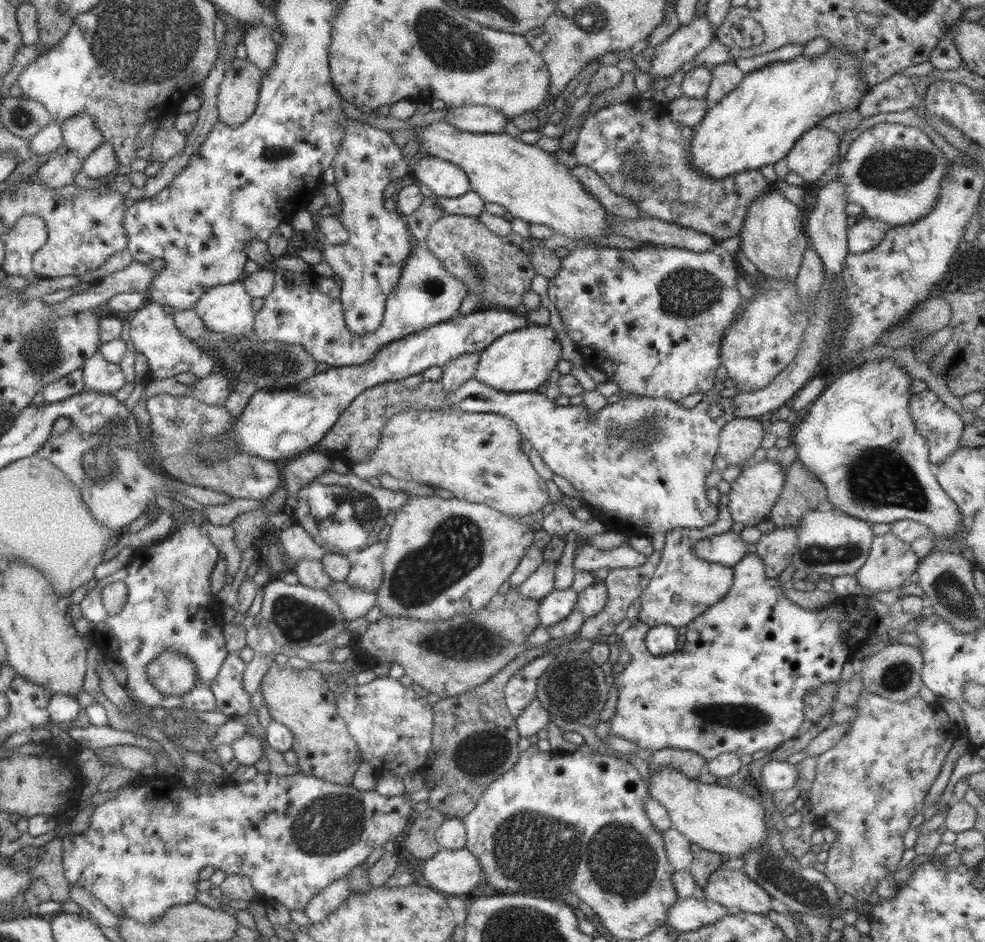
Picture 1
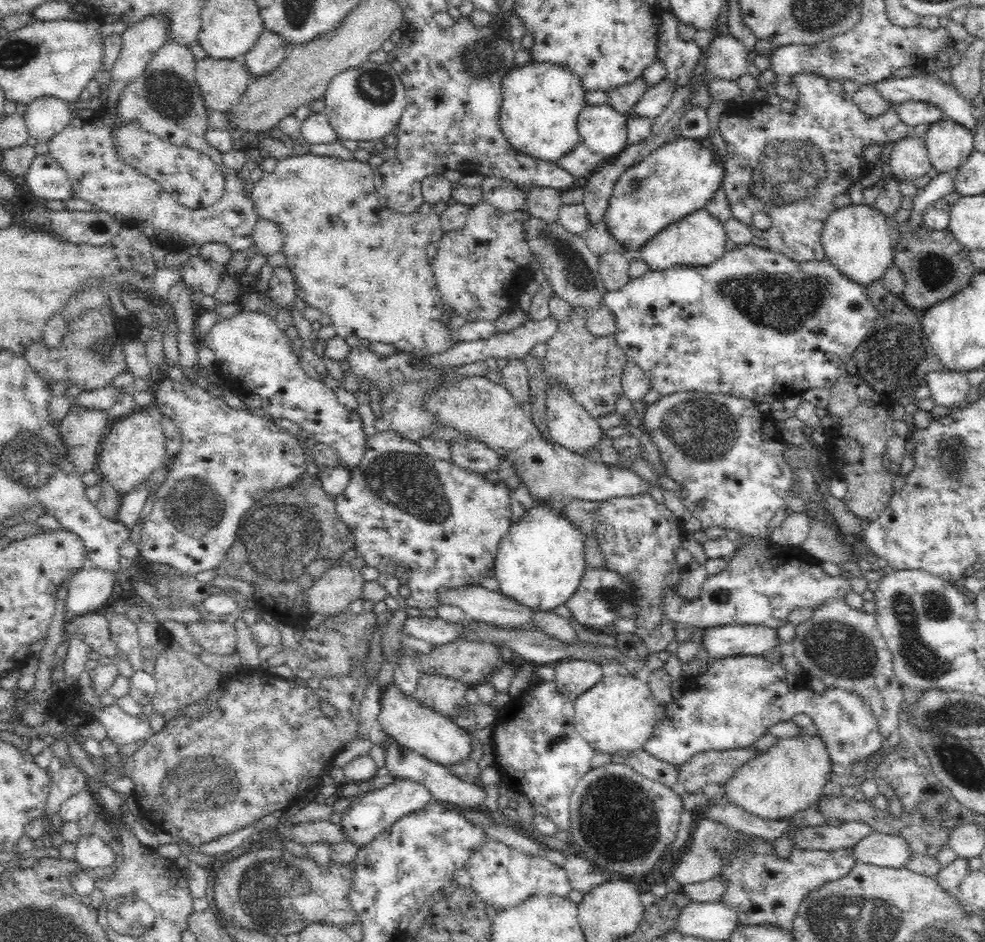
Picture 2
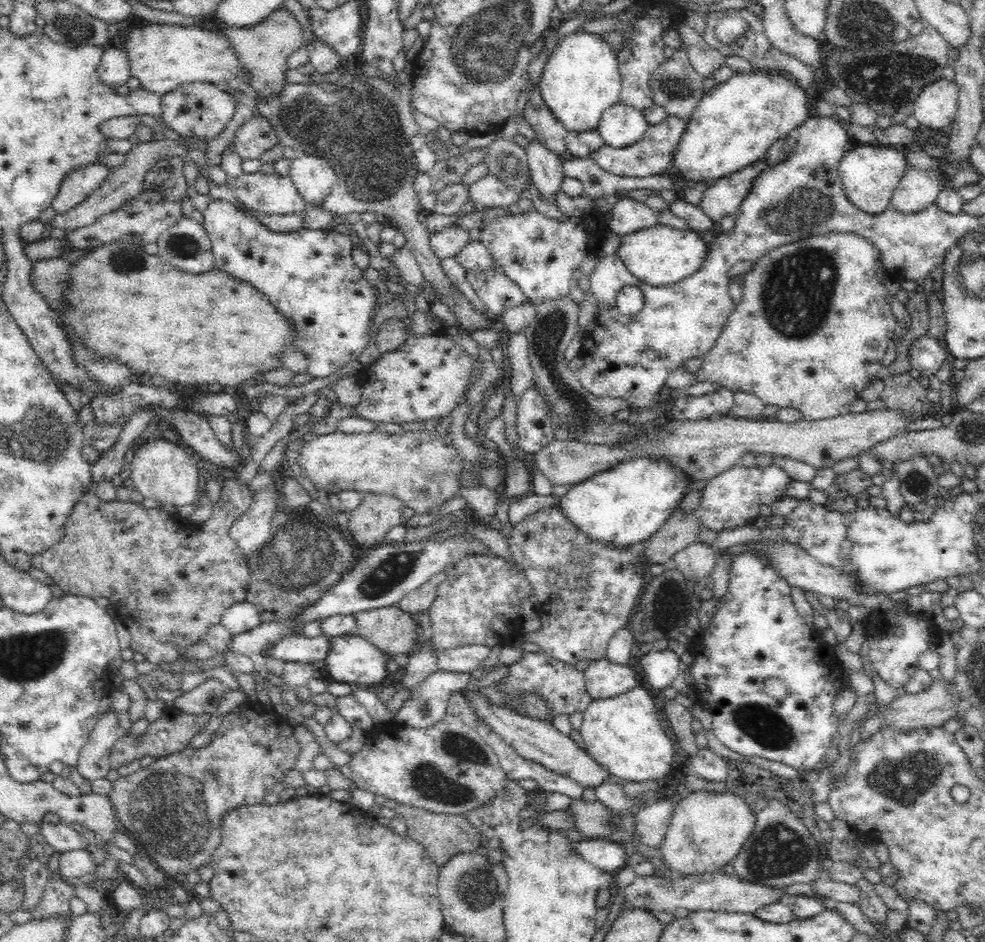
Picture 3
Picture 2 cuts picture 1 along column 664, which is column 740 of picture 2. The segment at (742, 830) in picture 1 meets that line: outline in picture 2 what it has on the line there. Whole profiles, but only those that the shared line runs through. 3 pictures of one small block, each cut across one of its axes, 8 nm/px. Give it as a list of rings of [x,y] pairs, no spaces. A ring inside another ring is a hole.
[[[818,735],[778,739],[766,752],[762,751],[736,770],[723,786],[724,797],[755,818],[766,821],[788,819],[806,812],[821,798],[831,774],[830,764],[830,755]]]

